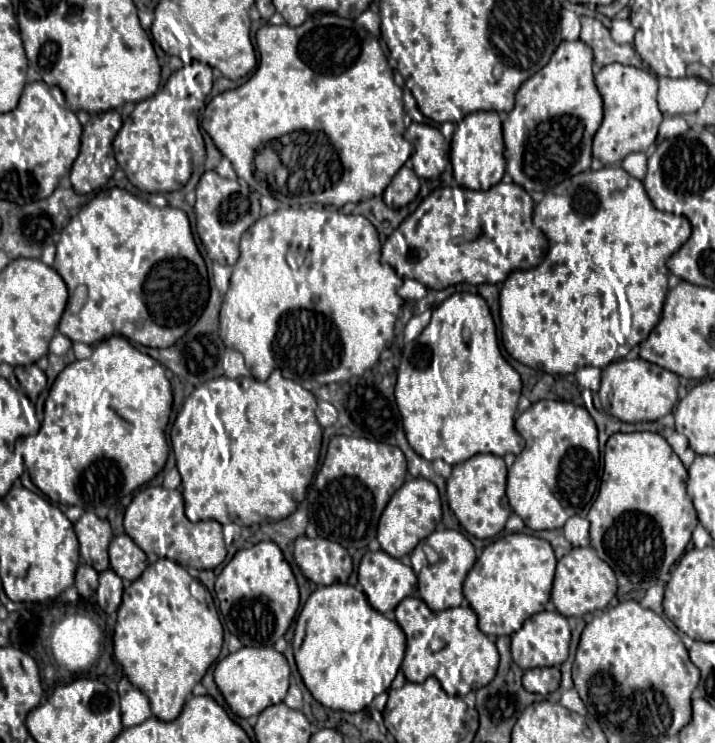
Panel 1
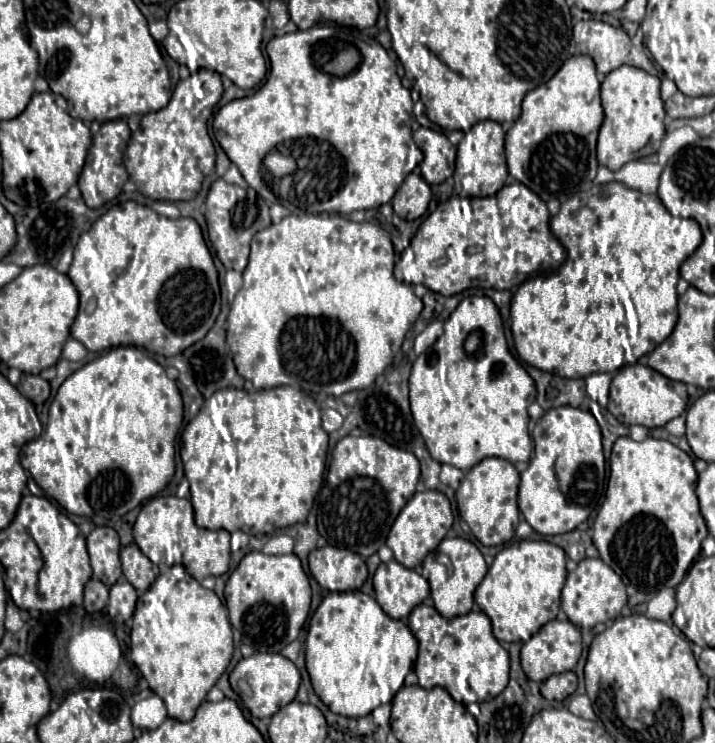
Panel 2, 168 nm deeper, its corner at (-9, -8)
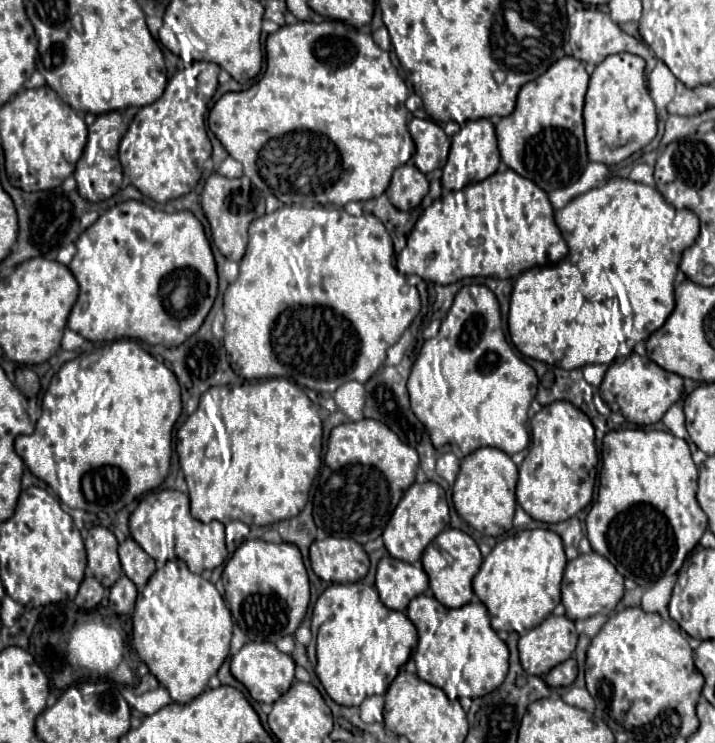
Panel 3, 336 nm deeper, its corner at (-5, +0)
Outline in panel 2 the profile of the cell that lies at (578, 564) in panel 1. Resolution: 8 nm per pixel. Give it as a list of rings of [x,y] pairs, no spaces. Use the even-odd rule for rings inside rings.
[[[583,559],[575,571],[567,575],[561,593],[561,609],[577,627],[595,627],[597,623],[611,623],[627,605],[627,593],[621,577],[601,559]]]

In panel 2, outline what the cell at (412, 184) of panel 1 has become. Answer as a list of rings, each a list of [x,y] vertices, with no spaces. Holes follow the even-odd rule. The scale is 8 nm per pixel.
[[[411,173],[409,177],[405,177],[401,187],[397,189],[391,203],[393,203],[393,209],[399,217],[419,219],[427,211],[429,201],[431,201],[429,183],[421,175]]]

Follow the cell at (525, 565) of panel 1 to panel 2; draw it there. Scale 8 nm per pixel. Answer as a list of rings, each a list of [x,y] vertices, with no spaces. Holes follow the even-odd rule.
[[[515,541],[497,553],[485,579],[475,591],[475,601],[493,623],[499,641],[529,641],[541,625],[553,621],[561,605],[561,589],[567,577],[567,556],[549,541]]]

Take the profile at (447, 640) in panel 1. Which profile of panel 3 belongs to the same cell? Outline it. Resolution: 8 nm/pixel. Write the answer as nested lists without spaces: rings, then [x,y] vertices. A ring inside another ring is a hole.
[[[419,595],[409,603],[407,617],[419,633],[419,645],[412,655],[417,677],[445,689],[450,700],[483,697],[505,680],[509,650],[497,632],[491,629],[489,613],[483,603],[471,601],[459,609],[447,609],[435,597]]]

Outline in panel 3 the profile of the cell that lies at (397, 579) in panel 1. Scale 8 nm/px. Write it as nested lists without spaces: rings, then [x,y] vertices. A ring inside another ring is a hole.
[[[387,555],[377,565],[375,587],[385,607],[405,611],[409,601],[429,587],[429,579],[423,569]]]

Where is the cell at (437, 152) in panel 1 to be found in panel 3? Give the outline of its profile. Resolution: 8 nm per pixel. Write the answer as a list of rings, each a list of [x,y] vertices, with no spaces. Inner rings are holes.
[[[413,119],[409,123],[409,133],[417,145],[415,151],[415,165],[421,173],[429,173],[435,169],[443,169],[449,153],[449,137],[431,119]]]

